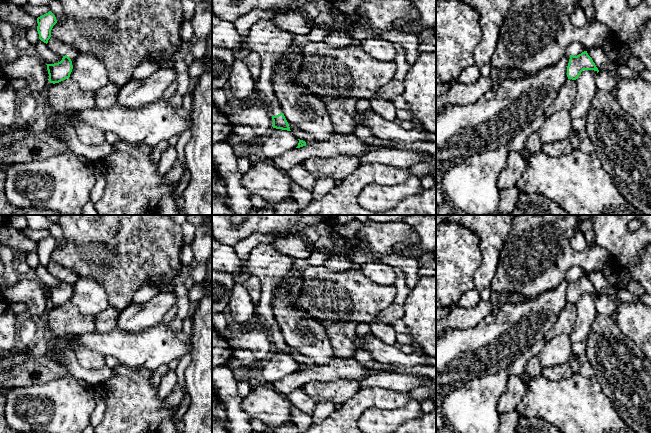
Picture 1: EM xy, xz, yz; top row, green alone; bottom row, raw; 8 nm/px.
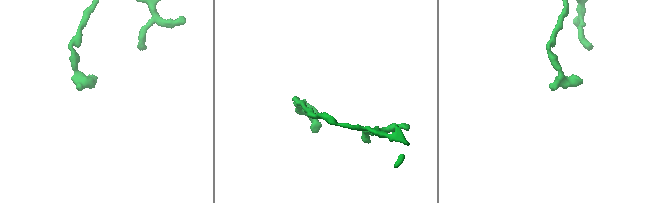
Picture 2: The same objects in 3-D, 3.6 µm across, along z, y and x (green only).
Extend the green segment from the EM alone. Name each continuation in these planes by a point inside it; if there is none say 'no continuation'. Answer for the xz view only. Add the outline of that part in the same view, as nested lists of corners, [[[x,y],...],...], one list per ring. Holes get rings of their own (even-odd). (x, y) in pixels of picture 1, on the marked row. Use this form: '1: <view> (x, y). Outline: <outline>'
1: xz (270, 42). Outline: [[[260,19],[250,28],[241,46],[247,46],[261,58],[261,76],[256,81],[258,103],[266,107],[271,116],[283,113],[275,95],[271,79],[274,65],[293,44],[294,35],[279,28],[271,19]]]

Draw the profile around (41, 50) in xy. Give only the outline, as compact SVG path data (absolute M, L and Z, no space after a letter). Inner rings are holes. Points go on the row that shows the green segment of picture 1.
M39 40L33 51L41 60L43 60L46 64L54 64L58 63L62 60L63 57L54 53L46 43Z

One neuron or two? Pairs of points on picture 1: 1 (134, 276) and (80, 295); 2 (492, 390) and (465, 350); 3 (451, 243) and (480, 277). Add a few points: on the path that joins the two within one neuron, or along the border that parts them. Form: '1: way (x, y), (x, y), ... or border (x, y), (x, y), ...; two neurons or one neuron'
1: border (80, 278), (94, 278), (104, 289), (109, 305); two neurons
2: border (504, 368), (491, 374), (473, 378), (464, 383); two neurons
3: border (480, 248), (481, 264), (474, 276), (474, 288); two neurons

